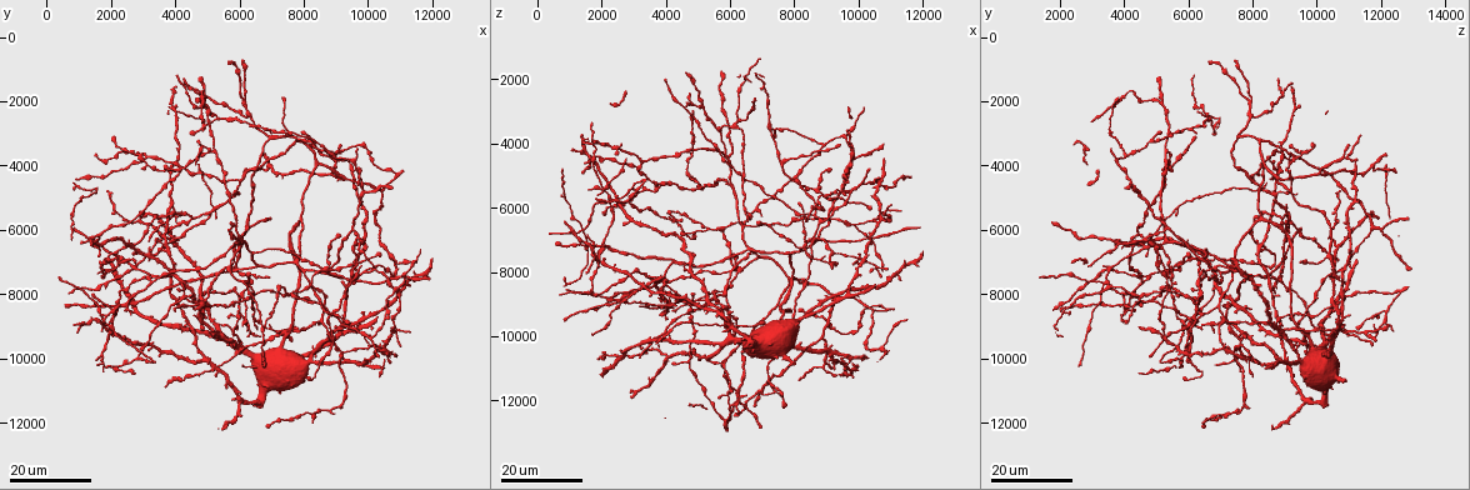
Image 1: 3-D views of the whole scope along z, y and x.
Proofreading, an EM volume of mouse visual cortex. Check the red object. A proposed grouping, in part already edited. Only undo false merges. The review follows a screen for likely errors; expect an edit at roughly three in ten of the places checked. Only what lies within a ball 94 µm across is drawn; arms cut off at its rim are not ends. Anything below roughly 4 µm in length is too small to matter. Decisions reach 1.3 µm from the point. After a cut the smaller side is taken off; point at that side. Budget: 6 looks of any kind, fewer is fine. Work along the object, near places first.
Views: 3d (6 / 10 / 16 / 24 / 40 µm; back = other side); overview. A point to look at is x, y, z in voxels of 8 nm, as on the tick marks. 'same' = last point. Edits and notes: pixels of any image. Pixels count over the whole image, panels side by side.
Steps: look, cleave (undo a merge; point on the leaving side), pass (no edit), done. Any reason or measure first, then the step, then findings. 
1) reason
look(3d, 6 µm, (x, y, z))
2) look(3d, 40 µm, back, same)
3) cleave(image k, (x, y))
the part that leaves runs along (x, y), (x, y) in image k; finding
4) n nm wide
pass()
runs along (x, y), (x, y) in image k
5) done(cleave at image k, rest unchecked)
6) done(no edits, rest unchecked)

three-way junction
look(3d, 16 µm, (5900, 4800, 8800))

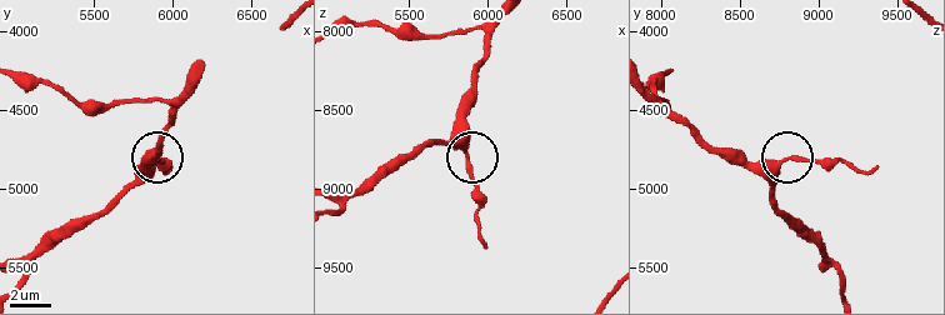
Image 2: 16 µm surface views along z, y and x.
look(3d, 10 µm, (5820, 4860, 8740))

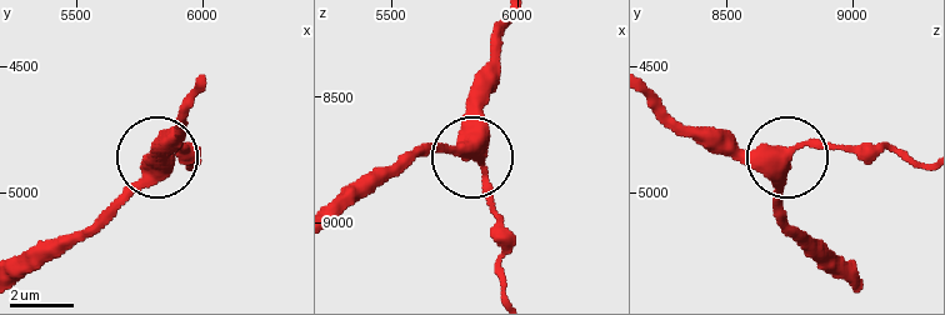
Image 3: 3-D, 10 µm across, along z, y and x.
side arm 5 µm
pass()
runs along (508, 24), (475, 154), (505, 255) in image 3; one neuron here

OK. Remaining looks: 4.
three-way junction
look(3d, 16 µm, (6000, 6600, 4600))

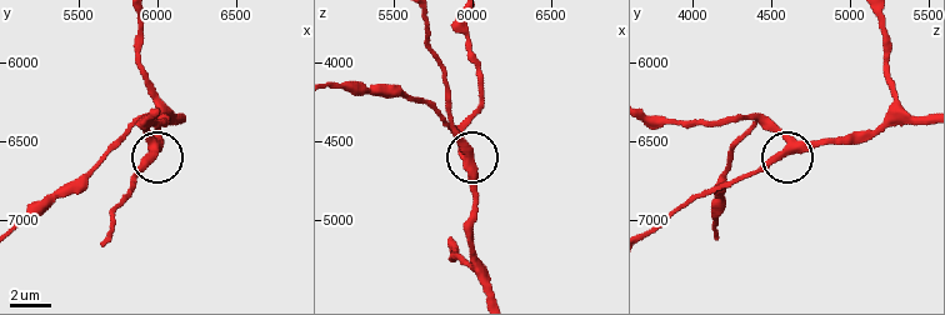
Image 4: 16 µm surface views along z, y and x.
look(3d, 10 µm, (5980, 6520, 4600))

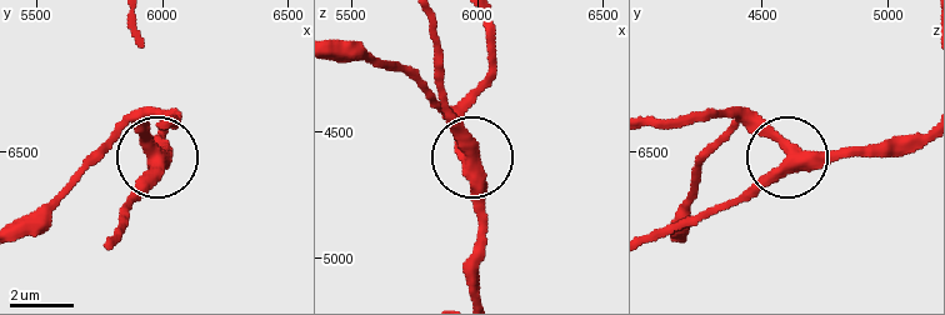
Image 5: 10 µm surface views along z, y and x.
side arm 47 µm; 3 arms
pass()
all the same neuron

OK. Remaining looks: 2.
small branch off a trunk
look(3d, 16 µm, (6200, 7600, 3400))

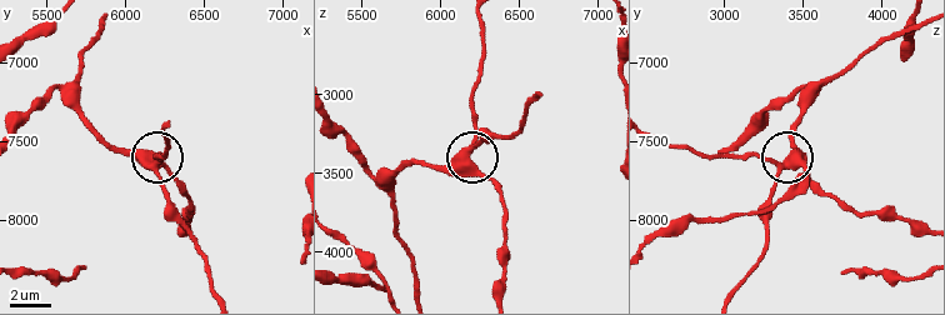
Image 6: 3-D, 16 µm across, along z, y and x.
zoom in
look(3d, 10 µm, (6180, 7640, 3420))

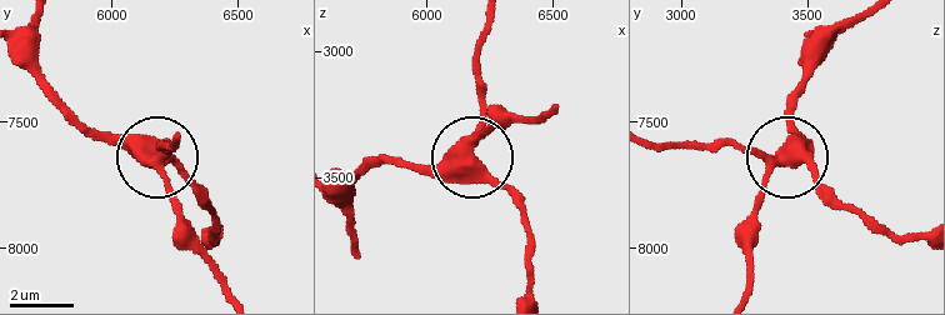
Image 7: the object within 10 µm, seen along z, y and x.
440 nm wide
pass()
runs along (40, 21), (35, 61), (59, 101), (139, 141), (180, 220) in image 7; continuous, no second neuron

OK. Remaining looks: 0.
done(no edits, rest unchecked)

